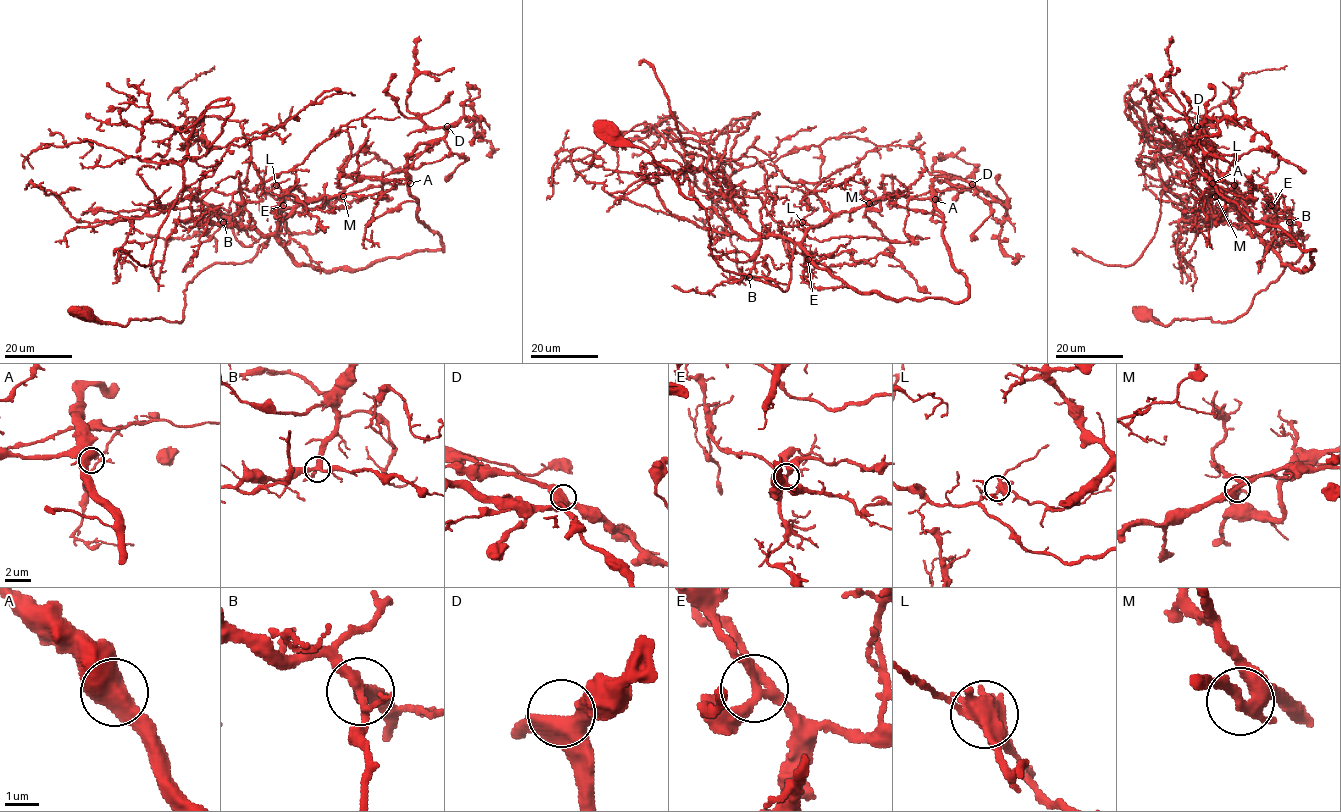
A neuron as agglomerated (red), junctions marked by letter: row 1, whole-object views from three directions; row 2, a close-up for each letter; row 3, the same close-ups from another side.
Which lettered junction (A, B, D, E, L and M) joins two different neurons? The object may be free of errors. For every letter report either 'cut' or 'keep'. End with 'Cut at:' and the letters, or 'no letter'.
A: keep
B: keep
D: keep
E: keep
L: cut
M: keep
Cut at: L

